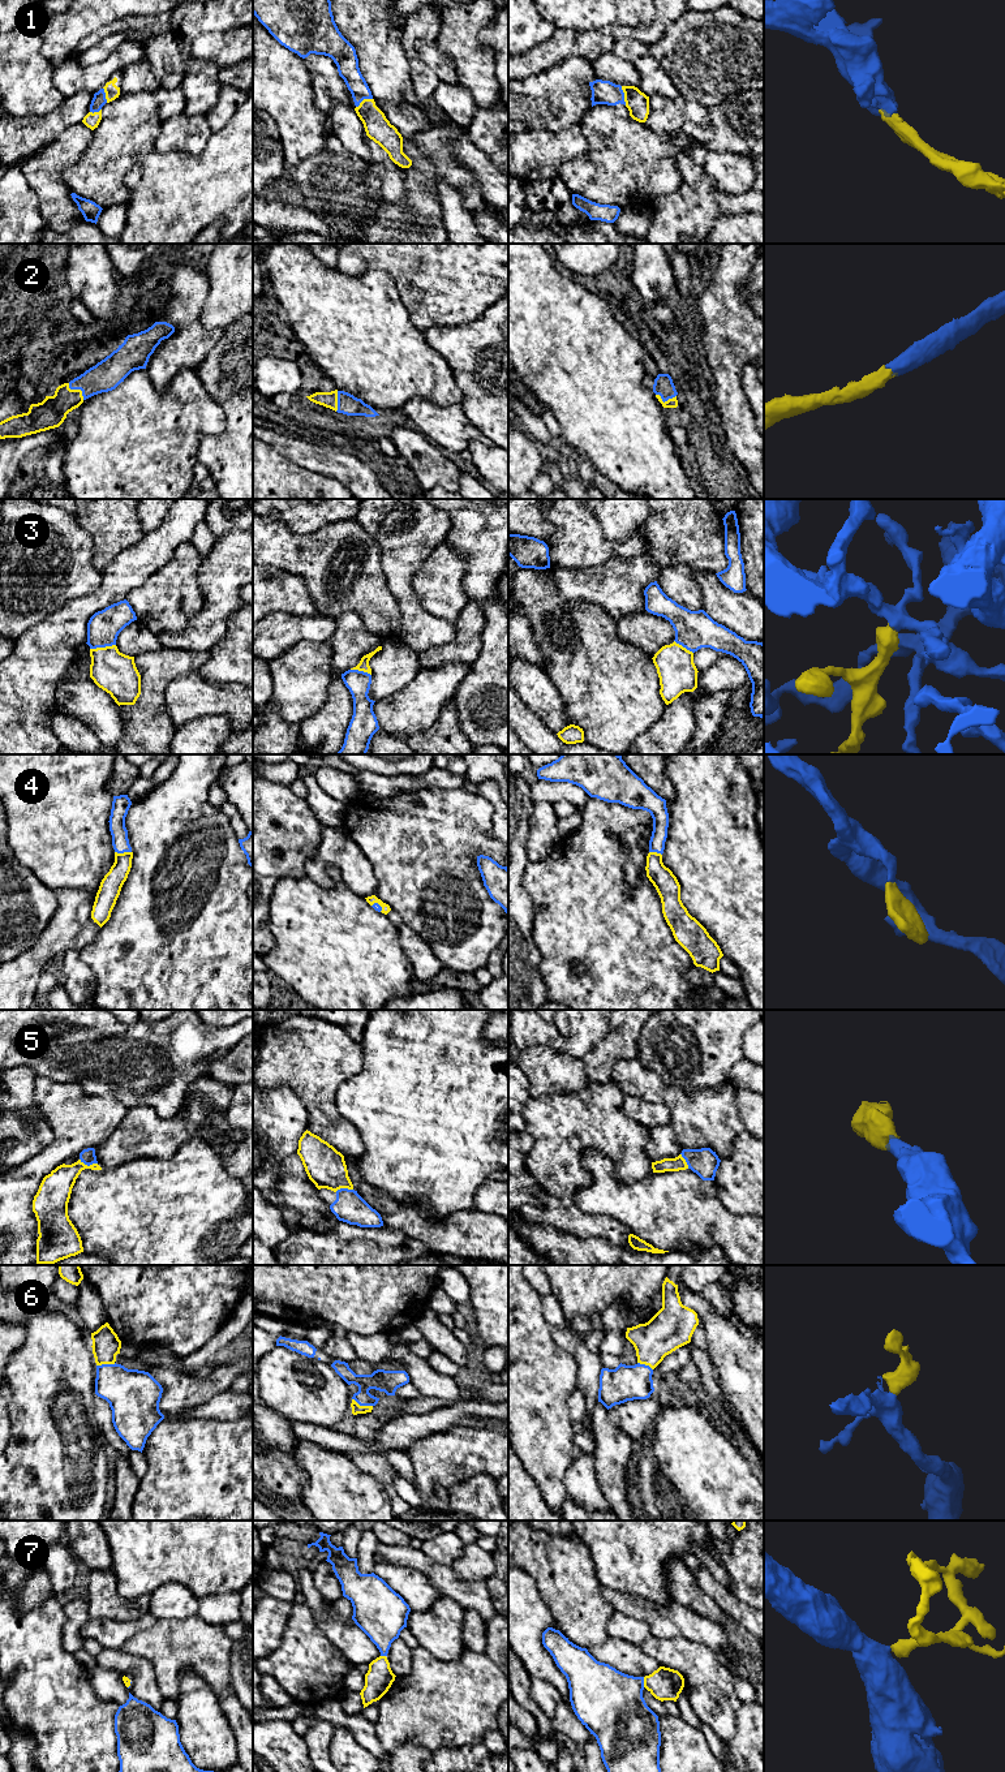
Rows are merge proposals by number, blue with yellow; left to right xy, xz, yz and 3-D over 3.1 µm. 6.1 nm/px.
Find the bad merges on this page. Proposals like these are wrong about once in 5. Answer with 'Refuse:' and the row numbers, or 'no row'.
Refuse: no row

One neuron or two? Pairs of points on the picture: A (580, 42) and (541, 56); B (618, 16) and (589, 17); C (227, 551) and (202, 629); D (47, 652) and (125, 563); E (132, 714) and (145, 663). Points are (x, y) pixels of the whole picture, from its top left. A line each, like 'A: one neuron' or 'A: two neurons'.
A: one neuron
B: one neuron
C: one neuron
D: one neuron
E: one neuron

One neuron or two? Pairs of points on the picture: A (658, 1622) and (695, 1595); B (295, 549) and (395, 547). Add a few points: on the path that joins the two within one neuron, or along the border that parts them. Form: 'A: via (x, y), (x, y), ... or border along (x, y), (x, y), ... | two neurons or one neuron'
A: border along (674, 1600), (709, 1618) | two neurons
B: border along (359, 524), (376, 541), (381, 570), (386, 577) | two neurons

